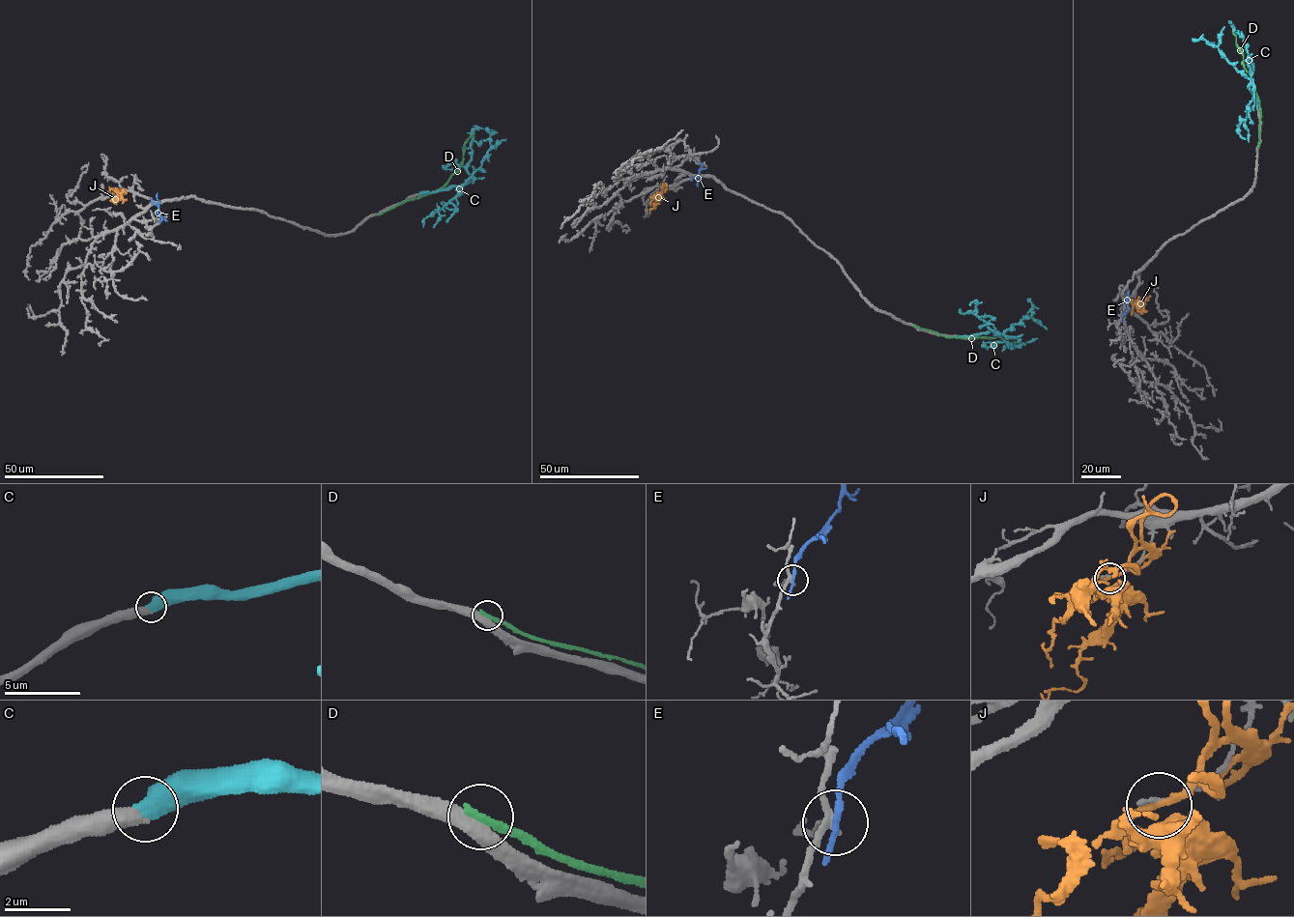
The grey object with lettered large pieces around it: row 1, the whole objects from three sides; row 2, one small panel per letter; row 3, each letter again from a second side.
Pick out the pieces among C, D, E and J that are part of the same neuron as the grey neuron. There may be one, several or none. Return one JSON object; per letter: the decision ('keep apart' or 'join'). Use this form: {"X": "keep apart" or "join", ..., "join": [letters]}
{"C": "join", "D": "keep apart", "E": "keep apart", "J": "keep apart", "join": ["C"]}

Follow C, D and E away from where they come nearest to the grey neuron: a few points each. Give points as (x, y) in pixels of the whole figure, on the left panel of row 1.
C: (419, 194), (461, 186), (470, 179), (466, 164), (471, 158), (471, 134), (474, 128), (496, 131)
D: (378, 214), (442, 188), (459, 167), (465, 141), (474, 133)
E: (160, 221), (157, 193)

